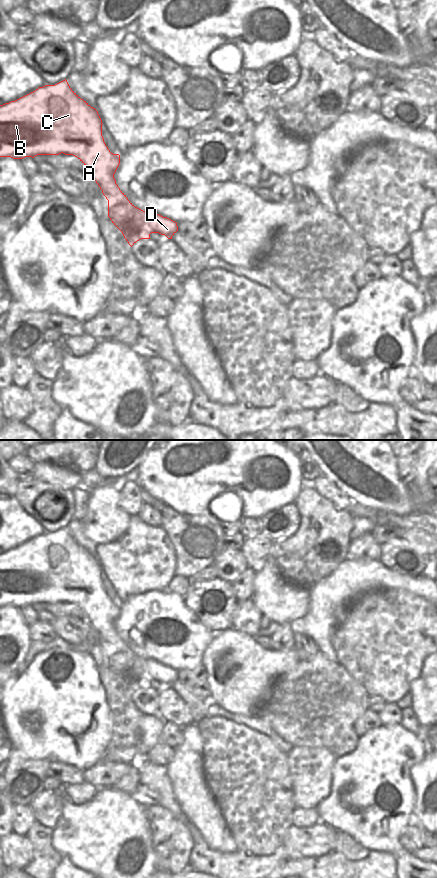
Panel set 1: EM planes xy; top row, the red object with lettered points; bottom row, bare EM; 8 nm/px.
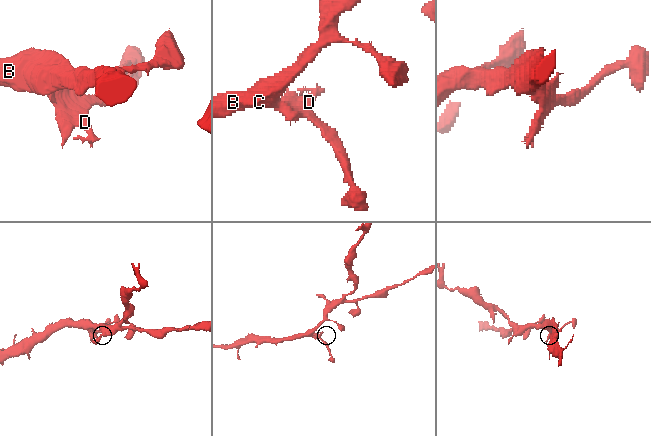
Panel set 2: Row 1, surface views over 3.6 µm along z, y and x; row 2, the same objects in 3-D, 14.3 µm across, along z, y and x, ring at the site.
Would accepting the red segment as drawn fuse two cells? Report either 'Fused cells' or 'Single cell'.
Single cell.

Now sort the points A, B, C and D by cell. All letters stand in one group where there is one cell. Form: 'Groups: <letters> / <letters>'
Groups: A B C D.

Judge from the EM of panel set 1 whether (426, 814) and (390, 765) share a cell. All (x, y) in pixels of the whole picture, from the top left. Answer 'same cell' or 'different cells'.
different cells

